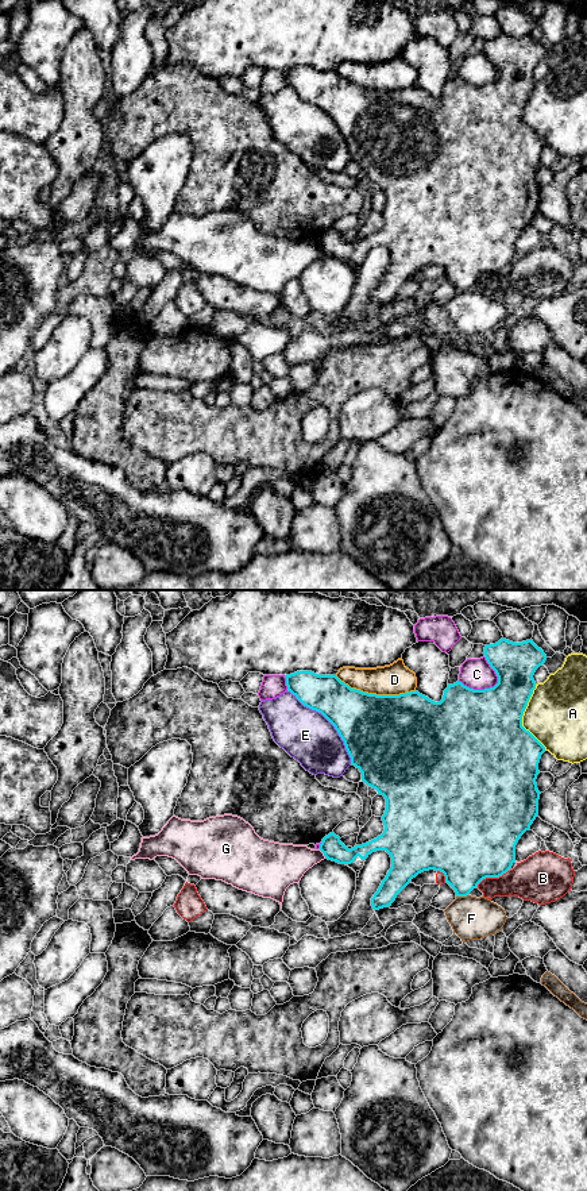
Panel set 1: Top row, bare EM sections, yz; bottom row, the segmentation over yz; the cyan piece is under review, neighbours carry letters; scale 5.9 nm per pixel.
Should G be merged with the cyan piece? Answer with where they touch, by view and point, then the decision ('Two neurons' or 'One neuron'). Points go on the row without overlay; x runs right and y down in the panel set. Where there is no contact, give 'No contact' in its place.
Touches cyan at yz (323, 247). Two neurons

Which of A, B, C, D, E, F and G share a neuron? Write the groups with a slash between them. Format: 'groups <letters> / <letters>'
groups A / B / C / D / E / F / G

